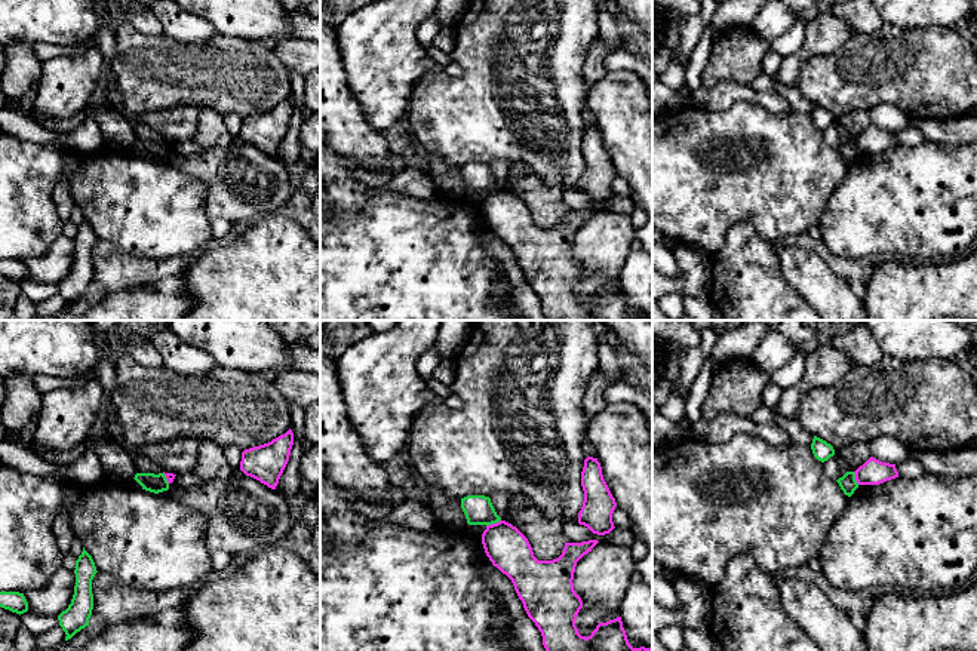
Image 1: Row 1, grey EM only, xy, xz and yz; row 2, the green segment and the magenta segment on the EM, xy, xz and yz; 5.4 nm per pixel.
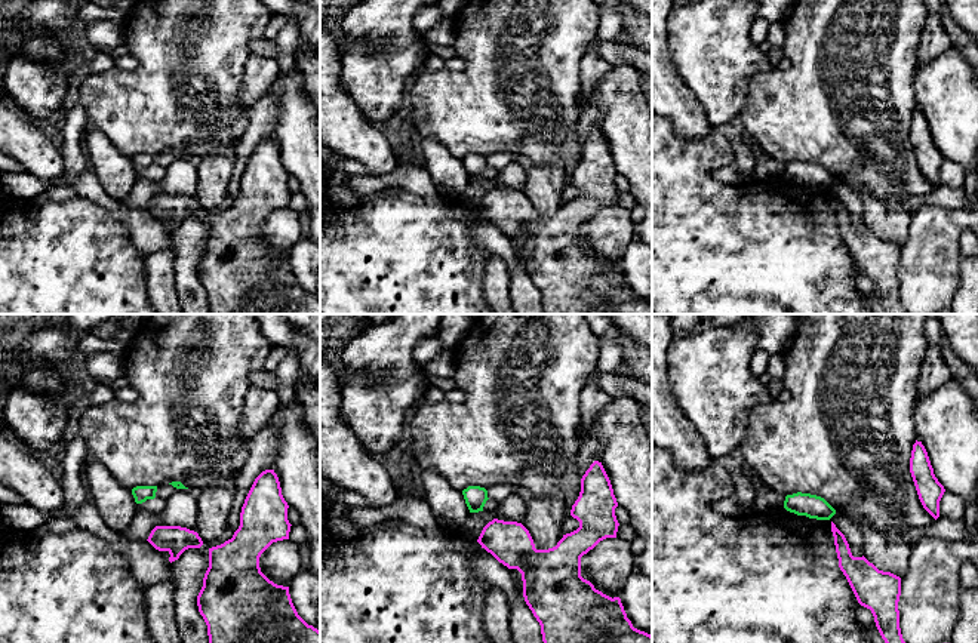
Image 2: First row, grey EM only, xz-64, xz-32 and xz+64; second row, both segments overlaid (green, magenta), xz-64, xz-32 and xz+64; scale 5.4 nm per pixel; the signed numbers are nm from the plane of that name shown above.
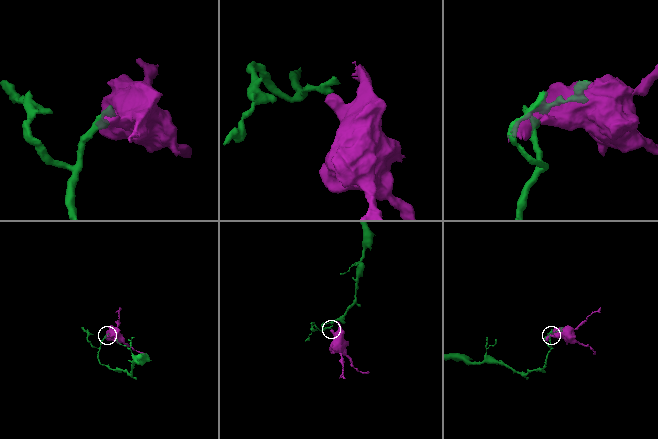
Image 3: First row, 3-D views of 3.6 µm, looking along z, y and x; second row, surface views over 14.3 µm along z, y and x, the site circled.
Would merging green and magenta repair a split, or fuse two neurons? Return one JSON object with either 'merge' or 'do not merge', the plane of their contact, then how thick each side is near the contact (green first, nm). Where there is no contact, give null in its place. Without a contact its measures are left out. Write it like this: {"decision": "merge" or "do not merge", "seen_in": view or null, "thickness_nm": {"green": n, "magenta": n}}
{"decision": "do not merge", "seen_in": "xz", "thickness_nm": {"green": 160, "magenta": 220}}

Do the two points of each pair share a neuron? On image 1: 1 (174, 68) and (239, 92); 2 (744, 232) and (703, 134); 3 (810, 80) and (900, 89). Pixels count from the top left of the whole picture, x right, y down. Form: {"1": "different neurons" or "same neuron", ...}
{"1": "same neuron", "2": "different neurons", "3": "same neuron"}

